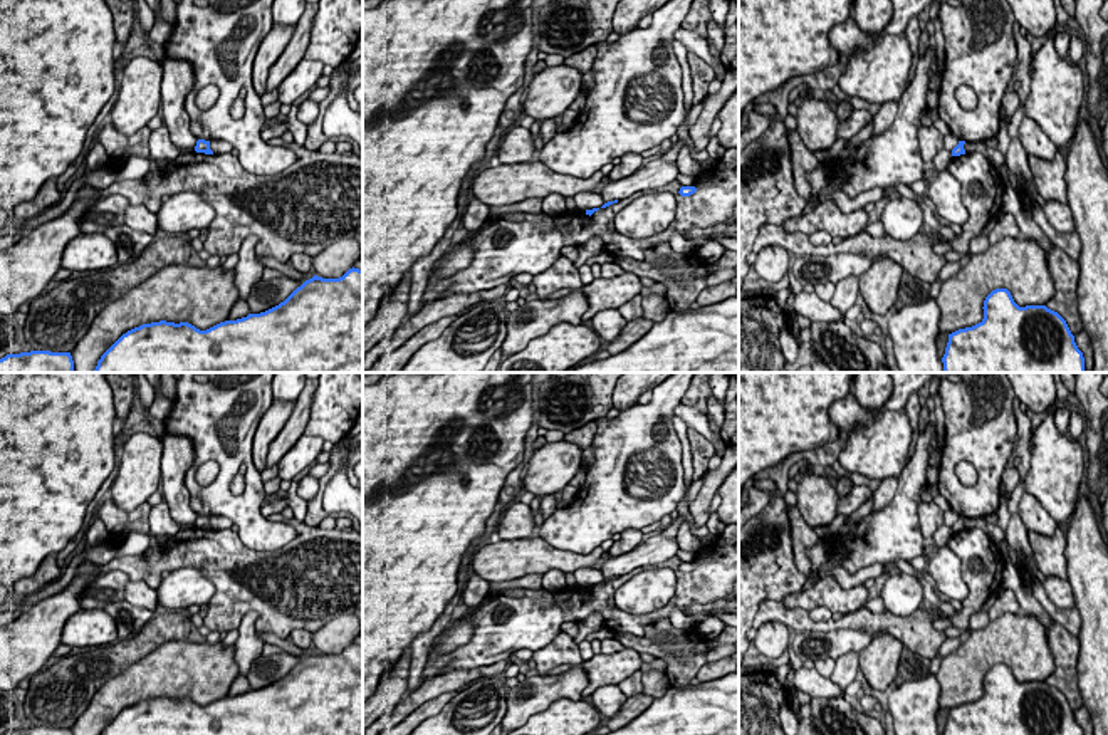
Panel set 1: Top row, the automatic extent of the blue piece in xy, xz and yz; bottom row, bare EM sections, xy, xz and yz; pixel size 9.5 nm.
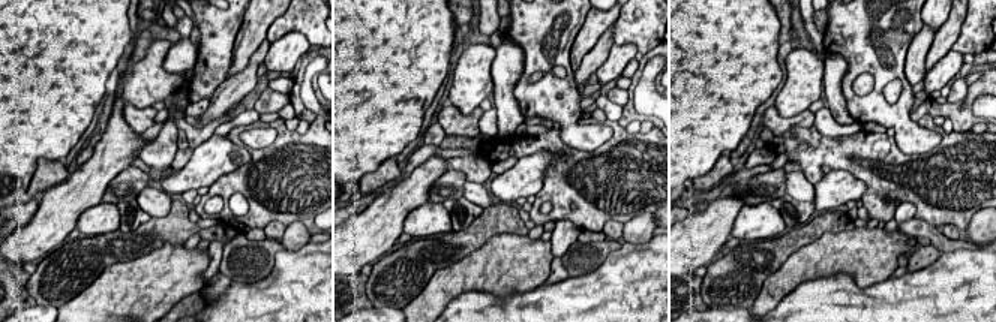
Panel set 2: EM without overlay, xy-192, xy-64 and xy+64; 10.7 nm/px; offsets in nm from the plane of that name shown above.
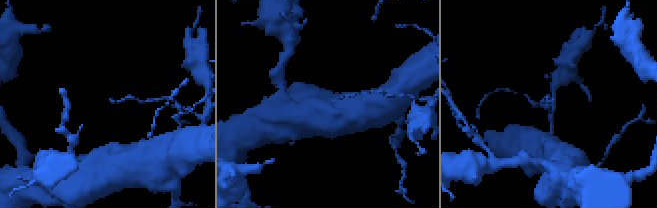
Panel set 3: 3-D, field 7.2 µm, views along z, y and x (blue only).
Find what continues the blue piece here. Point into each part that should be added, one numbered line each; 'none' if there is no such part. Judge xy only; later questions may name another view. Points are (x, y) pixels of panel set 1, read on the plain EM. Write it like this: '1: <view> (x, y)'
none

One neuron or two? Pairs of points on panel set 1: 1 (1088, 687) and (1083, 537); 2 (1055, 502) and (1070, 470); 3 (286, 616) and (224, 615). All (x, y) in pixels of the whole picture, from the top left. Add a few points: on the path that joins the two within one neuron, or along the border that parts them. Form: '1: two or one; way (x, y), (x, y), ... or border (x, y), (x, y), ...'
1: one; way (1090, 650), (1090, 574)
2: one; way (1056, 494), (1056, 484), (1061, 479)
3: one; way (271, 603), (239, 603)

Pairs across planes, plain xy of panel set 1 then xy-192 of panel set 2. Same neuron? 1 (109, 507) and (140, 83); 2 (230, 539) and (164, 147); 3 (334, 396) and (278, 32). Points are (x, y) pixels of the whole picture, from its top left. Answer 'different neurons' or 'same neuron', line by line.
1: different neurons
2: different neurons
3: same neuron

